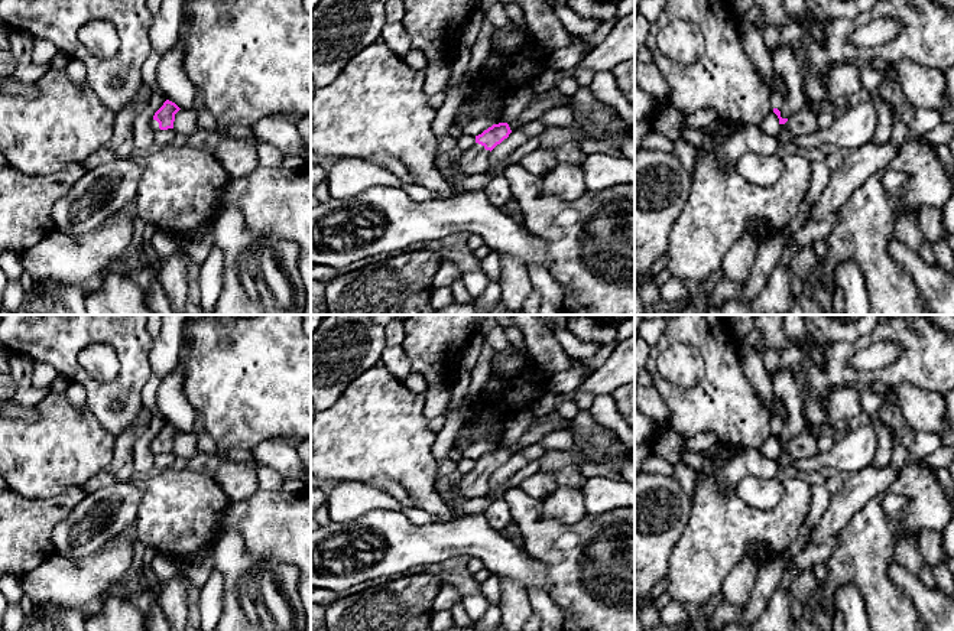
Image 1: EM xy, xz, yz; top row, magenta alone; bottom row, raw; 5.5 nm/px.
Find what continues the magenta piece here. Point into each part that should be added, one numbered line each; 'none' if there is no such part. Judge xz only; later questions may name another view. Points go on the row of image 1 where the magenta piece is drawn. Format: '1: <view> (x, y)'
1: xz (474, 160)

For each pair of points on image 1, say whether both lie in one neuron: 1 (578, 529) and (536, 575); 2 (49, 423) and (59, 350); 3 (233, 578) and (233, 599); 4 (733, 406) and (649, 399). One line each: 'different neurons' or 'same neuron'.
1: different neurons
2: different neurons
3: same neuron
4: different neurons

